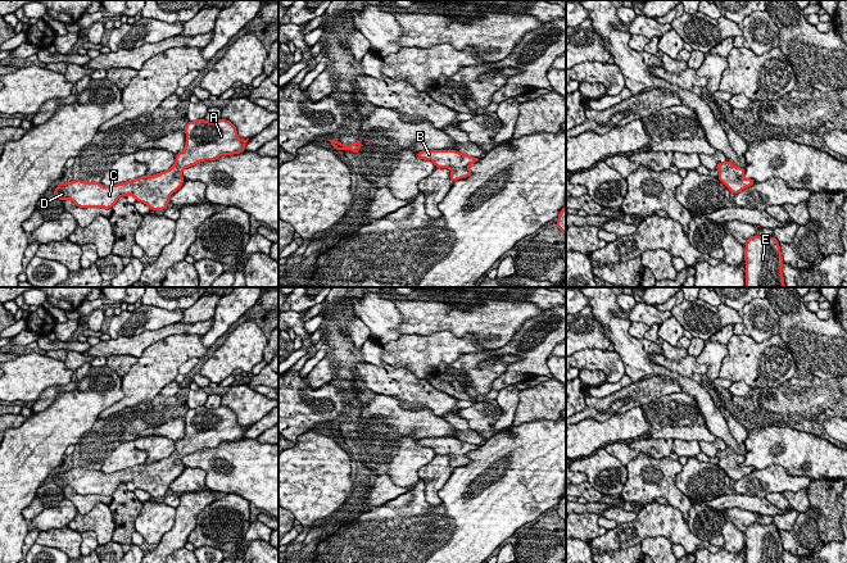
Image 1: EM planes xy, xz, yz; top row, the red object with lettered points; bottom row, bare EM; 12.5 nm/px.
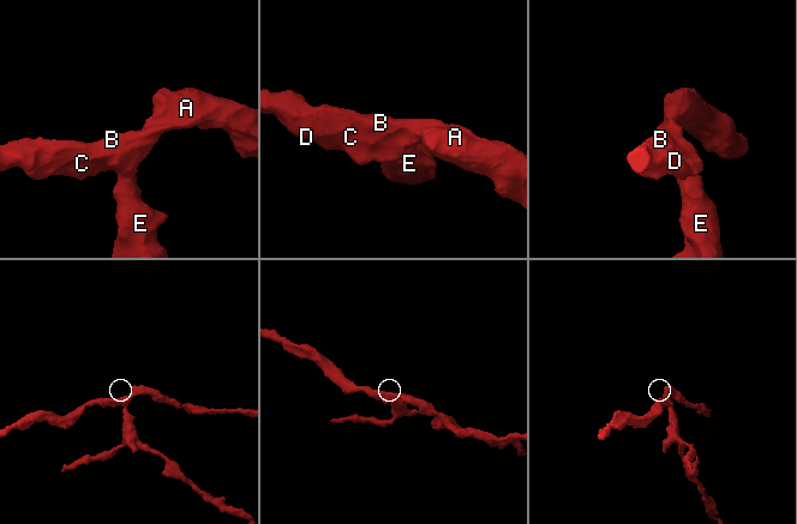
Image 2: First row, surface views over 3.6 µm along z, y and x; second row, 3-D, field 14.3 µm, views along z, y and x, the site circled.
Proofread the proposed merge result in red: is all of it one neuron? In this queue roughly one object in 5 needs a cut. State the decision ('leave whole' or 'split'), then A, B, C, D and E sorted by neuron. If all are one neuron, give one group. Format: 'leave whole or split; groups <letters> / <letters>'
leave whole; groups A B C D E

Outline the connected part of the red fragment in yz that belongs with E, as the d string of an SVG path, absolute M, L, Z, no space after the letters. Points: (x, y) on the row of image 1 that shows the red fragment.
M749 237L744 245L746 287L785 287L779 241L773 237Z

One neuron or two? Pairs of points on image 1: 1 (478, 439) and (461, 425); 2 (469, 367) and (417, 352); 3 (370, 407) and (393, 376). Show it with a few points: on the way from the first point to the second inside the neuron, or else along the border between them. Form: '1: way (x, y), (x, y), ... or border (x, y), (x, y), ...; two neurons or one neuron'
1: way (474, 437), (465, 428); one neuron
2: border (481, 350), (463, 353), (449, 364); two neurons
3: border (377, 393), (398, 399), (406, 408); two neurons

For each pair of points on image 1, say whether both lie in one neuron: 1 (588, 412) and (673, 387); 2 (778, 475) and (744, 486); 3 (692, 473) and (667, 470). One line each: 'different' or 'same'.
1: same
2: same
3: different

